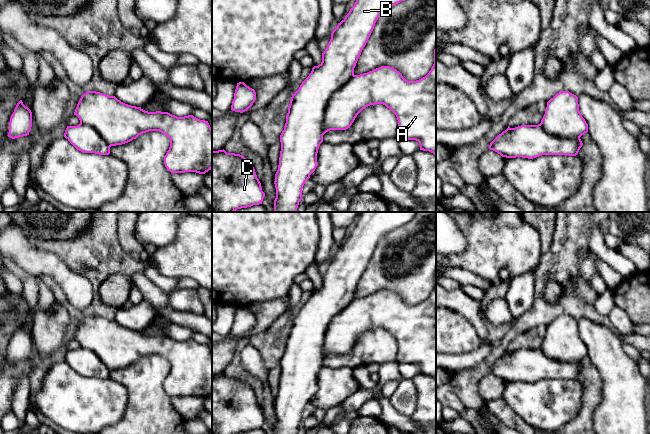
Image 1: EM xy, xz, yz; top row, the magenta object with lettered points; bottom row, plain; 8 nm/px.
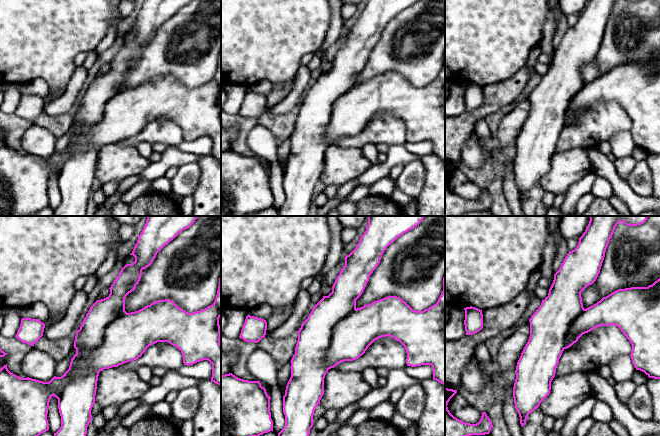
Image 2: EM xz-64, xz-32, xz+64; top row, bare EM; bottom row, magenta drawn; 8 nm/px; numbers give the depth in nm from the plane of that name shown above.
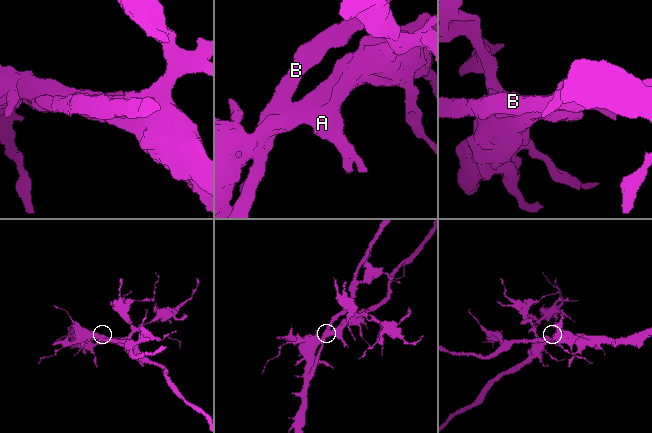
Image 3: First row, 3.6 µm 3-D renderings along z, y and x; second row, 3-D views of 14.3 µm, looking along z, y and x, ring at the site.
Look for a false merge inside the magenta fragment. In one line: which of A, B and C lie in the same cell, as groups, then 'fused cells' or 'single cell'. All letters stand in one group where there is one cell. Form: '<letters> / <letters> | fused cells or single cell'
A C / B | fused cells

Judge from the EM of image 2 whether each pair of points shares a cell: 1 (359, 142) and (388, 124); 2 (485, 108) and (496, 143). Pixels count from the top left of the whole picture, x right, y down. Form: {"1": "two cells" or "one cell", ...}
{"1": "one cell", "2": "two cells"}

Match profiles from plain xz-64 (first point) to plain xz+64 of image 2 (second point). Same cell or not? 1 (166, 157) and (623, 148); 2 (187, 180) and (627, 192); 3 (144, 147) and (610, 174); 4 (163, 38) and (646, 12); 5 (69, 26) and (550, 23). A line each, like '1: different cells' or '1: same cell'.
1: same cell
2: different cells
3: same cell
4: same cell
5: different cells

